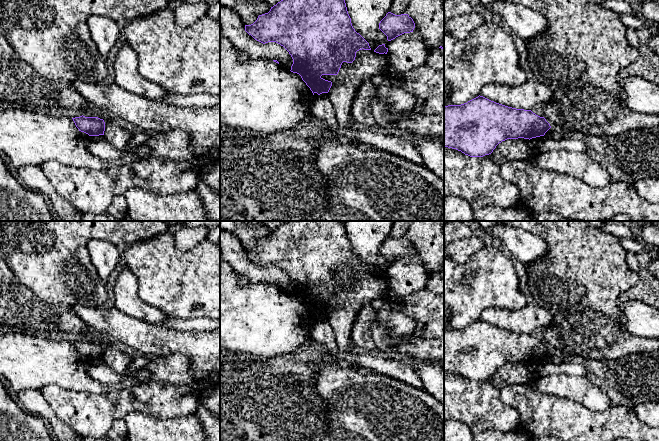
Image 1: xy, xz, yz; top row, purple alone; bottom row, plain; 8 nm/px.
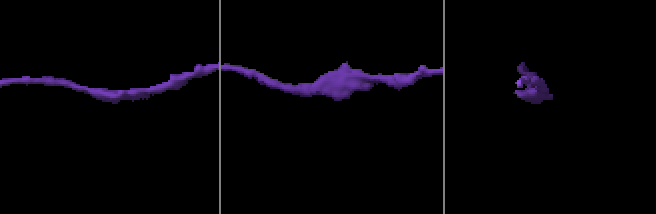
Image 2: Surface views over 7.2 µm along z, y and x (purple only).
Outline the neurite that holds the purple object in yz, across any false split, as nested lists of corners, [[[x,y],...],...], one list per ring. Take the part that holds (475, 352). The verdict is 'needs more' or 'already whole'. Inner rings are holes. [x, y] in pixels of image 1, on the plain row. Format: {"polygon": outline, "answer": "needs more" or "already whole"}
{"polygon": [[[483,320],[461,329],[444,330],[444,370],[461,375],[470,381],[483,381],[507,363],[532,363],[544,360],[551,352],[544,341],[531,334],[508,331]]], "answer": "already whole"}

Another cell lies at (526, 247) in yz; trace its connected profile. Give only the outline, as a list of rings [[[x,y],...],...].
[[[499,223],[487,228],[486,232],[499,241],[510,256],[523,264],[542,259],[547,255],[548,248],[543,239],[510,224]]]

